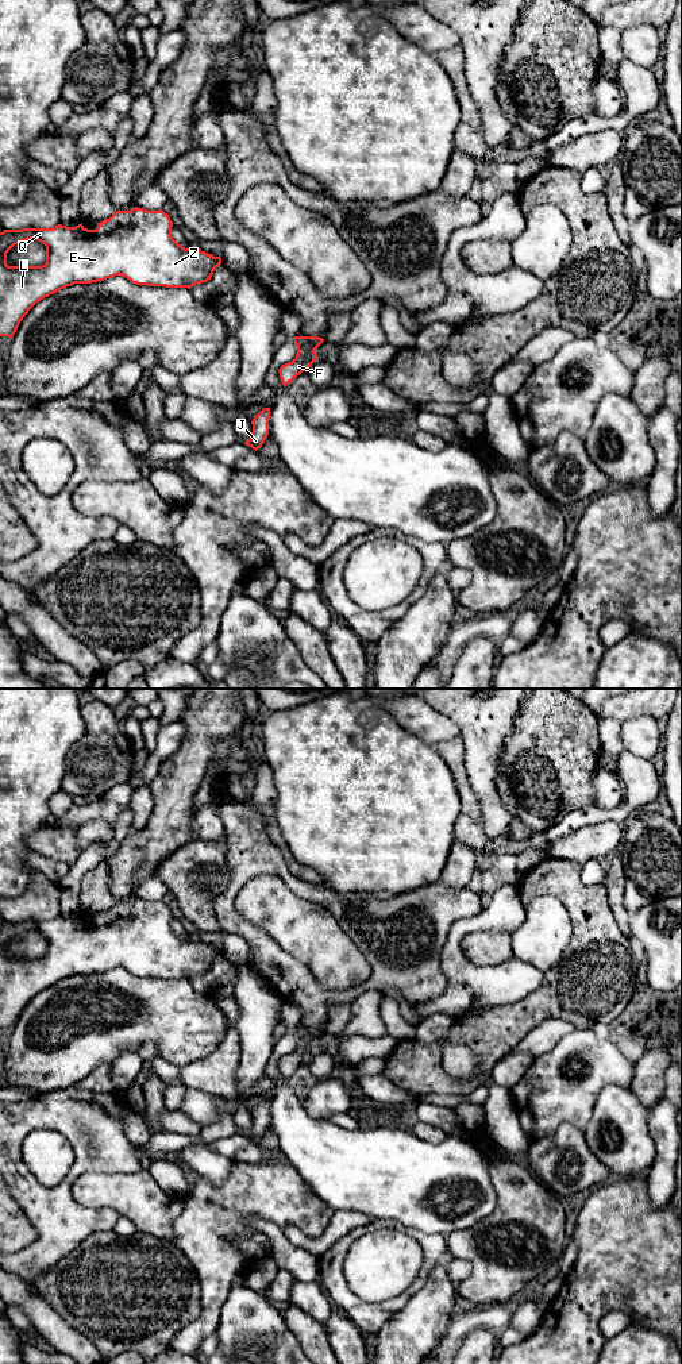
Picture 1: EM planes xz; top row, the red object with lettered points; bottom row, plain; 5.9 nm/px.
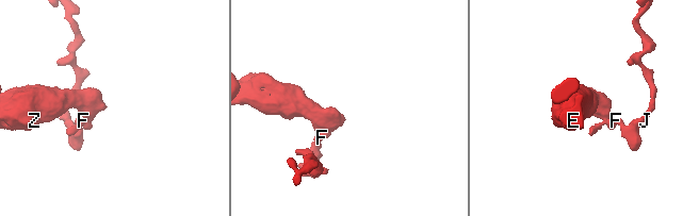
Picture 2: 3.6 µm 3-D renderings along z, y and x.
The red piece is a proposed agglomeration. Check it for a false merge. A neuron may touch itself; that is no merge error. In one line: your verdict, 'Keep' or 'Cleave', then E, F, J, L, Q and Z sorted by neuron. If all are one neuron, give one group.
Cleave. Groups: E L Q Z / F J

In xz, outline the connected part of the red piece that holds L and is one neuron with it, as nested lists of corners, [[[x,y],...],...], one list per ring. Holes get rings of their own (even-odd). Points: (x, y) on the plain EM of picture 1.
[[[132,899],[116,902],[109,910],[97,914],[96,921],[81,916],[53,920],[4,921],[0,924],[0,1028],[12,1029],[28,1002],[45,989],[74,975],[92,975],[123,967],[136,976],[188,979],[211,971],[221,956],[200,940],[185,940],[172,929],[173,914],[162,901]],[[34,930],[46,937],[46,955],[42,958],[8,958],[7,944],[18,935]]]

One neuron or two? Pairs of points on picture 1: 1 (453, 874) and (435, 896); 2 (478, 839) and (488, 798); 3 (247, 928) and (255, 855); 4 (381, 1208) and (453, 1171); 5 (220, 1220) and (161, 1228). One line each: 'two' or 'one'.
1: two
2: two
3: one
4: one
5: two

